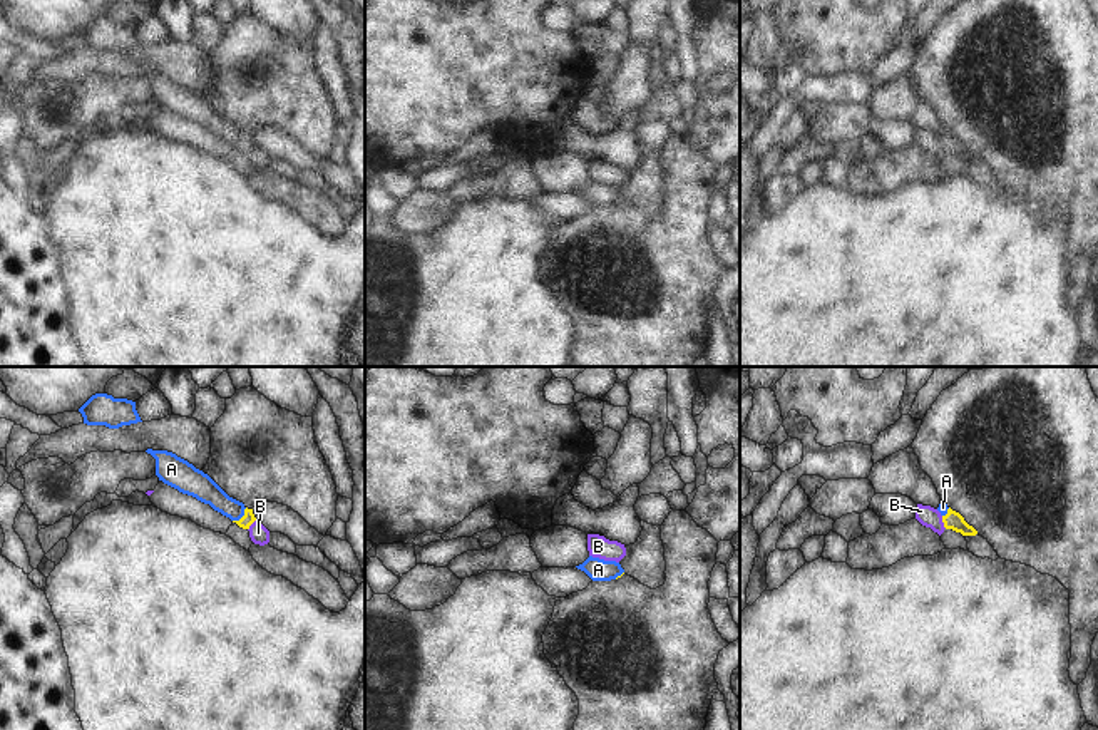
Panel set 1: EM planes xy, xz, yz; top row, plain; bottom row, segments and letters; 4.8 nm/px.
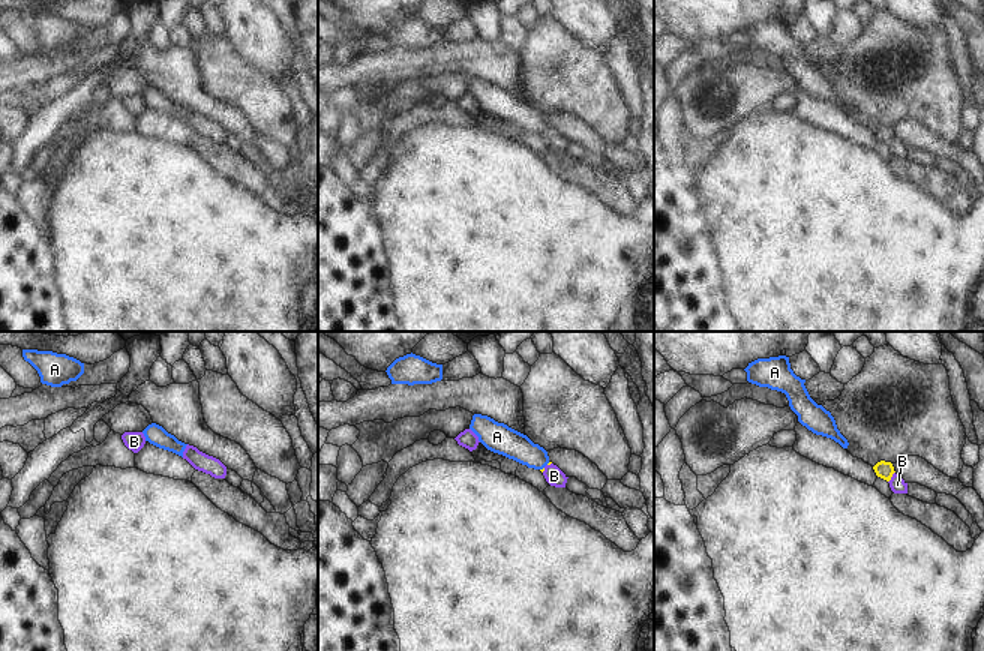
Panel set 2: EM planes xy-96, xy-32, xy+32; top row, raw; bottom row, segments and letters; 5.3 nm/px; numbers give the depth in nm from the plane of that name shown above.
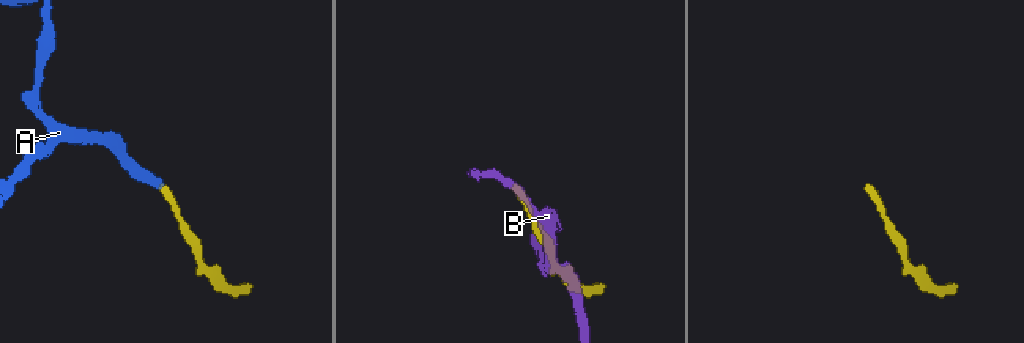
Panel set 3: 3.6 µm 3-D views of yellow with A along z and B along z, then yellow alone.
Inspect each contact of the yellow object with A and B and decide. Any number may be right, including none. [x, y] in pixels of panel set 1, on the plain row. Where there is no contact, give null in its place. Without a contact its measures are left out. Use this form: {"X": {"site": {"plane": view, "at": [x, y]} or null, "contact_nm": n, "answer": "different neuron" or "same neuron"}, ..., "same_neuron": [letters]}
{"A": {"site": {"plane": "xy", "at": [243, 141]}, "contact_nm": 100, "answer": "same neuron"}, "B": {"site": {"plane": "yz", "at": [943, 146]}, "contact_nm": 70, "answer": "different neuron"}, "same_neuron": ["A"]}

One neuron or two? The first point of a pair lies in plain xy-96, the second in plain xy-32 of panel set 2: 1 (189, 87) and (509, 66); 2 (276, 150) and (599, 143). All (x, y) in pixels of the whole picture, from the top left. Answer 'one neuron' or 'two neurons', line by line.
1: one neuron
2: two neurons

